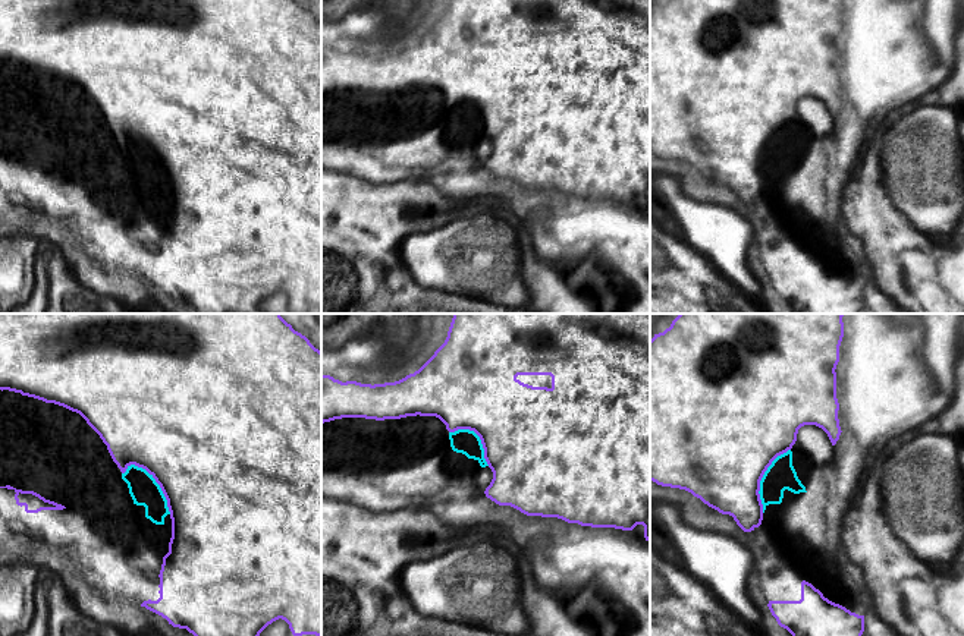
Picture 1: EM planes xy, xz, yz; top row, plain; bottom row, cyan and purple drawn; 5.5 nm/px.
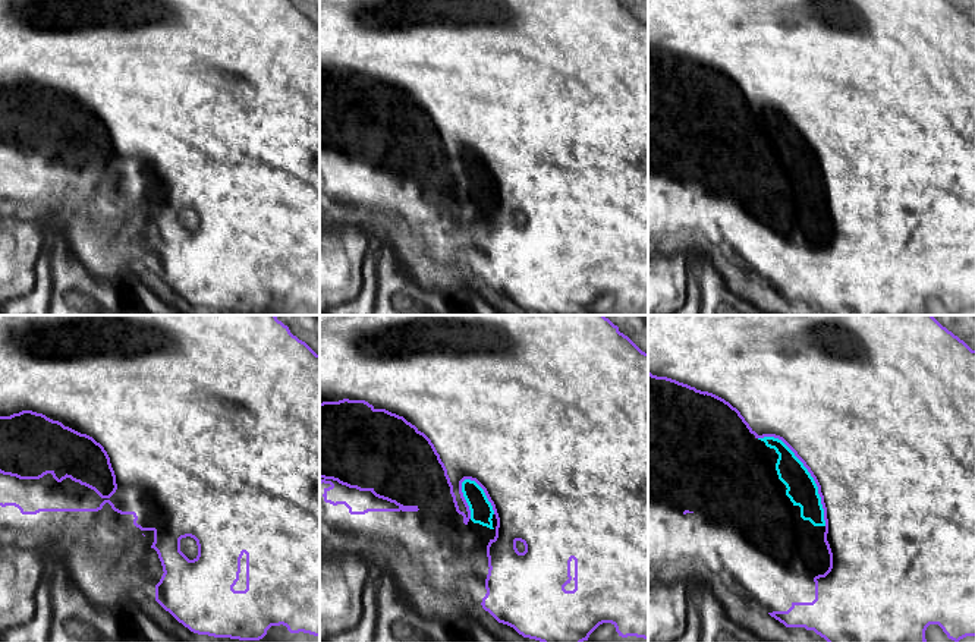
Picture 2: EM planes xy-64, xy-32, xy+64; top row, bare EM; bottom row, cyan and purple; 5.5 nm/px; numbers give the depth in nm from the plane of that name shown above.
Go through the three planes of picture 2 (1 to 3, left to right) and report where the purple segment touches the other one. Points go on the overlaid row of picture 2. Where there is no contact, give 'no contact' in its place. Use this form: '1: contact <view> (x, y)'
1: no contact
2: contact xy-32 (484, 493)
3: contact xy+64 (808, 472)

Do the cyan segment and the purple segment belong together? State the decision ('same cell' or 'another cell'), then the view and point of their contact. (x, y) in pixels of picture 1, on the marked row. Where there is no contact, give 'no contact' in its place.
same cell | xy (157, 484)

